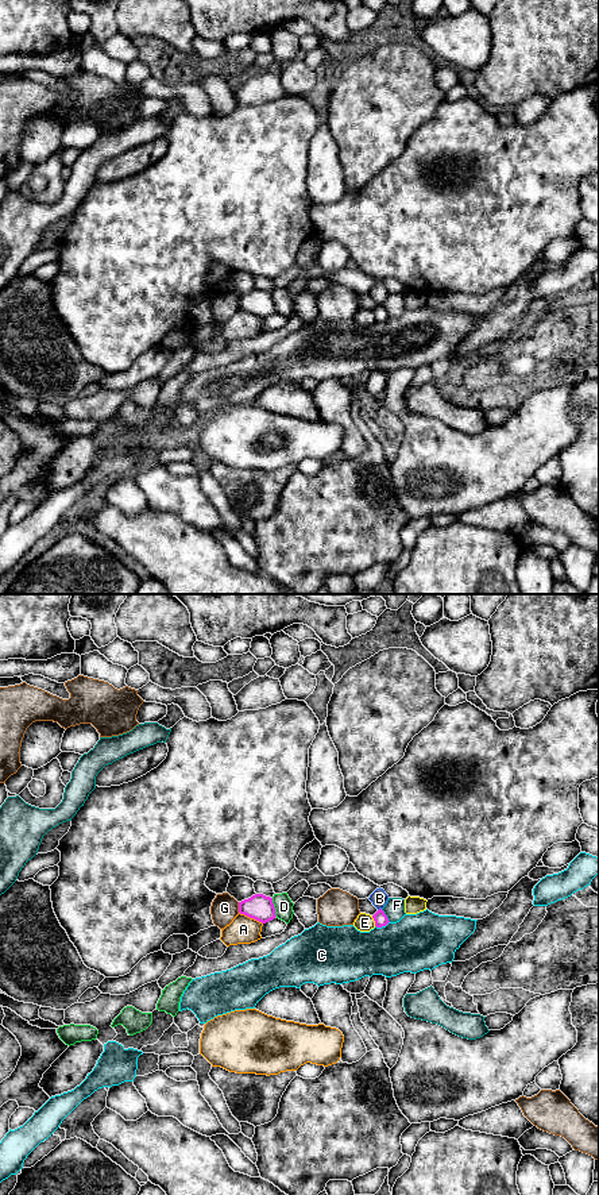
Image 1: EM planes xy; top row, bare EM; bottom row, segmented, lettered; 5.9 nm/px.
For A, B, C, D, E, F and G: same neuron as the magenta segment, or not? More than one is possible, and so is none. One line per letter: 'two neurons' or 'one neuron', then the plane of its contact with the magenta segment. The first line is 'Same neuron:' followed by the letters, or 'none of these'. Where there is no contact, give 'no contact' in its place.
Same neuron: none of these
A: two neurons; contact in xy
B: two neurons; contact in xy
C: two neurons; contact in xy
D: two neurons; contact in xy
E: two neurons; contact in xy
F: two neurons; contact in xy
G: two neurons; contact in xy

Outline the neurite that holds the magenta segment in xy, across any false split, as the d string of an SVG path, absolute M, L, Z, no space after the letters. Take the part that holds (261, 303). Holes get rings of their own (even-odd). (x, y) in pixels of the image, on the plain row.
M255 289L251 293L239 297L239 308L262 319L277 312L273 293L263 289Z

